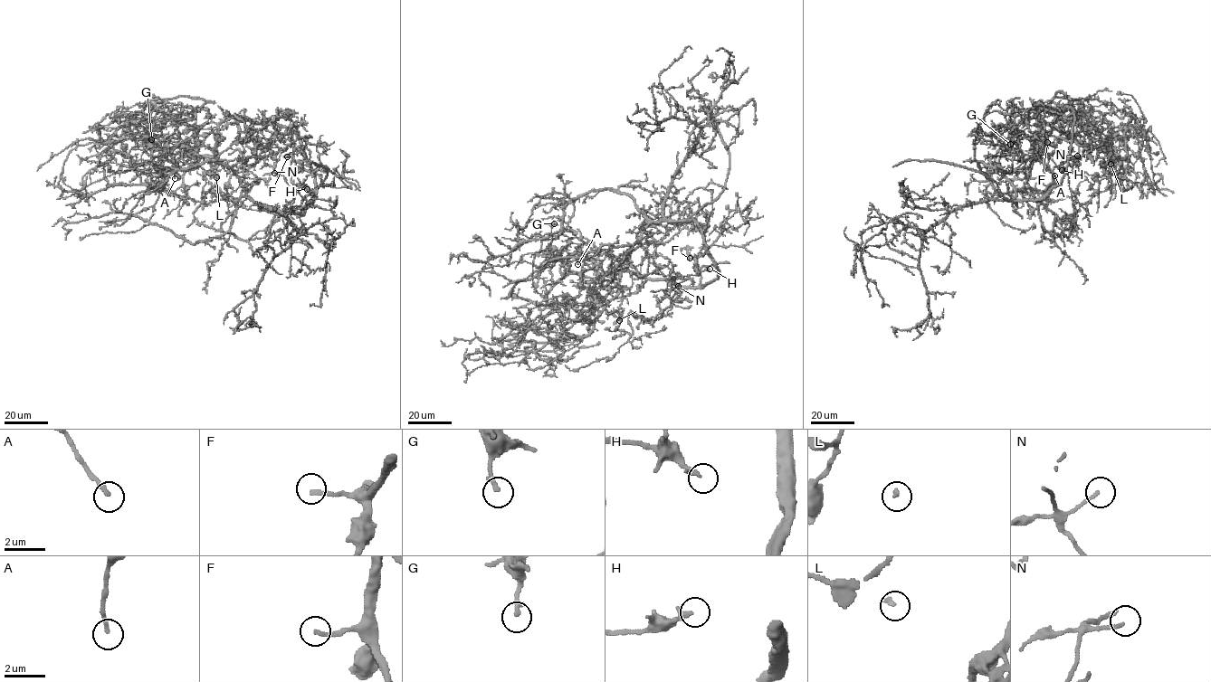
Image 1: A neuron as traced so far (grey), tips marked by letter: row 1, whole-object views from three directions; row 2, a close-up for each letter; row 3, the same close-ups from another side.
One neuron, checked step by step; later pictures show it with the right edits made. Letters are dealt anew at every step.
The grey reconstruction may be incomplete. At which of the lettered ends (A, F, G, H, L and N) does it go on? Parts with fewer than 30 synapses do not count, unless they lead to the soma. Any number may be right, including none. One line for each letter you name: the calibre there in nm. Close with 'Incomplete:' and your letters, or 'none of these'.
A: calibre 190 nm
F: calibre 200 nm
H: calibre 240 nm
Incomplete: A, F, H

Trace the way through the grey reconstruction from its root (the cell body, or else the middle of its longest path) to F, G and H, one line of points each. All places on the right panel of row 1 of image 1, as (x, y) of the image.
F: (1072, 112), (1063, 115), (1045, 112), (1043, 122), (1047, 142)
G: (1072, 112), (1060, 108), (1056, 118), (1076, 143), (1127, 156), (1131, 113), (1055, 96), (1010, 144)
H: (1072, 112), (1063, 115), (1046, 110), (1043, 118), (1045, 136), (1061, 156), (1062, 170)

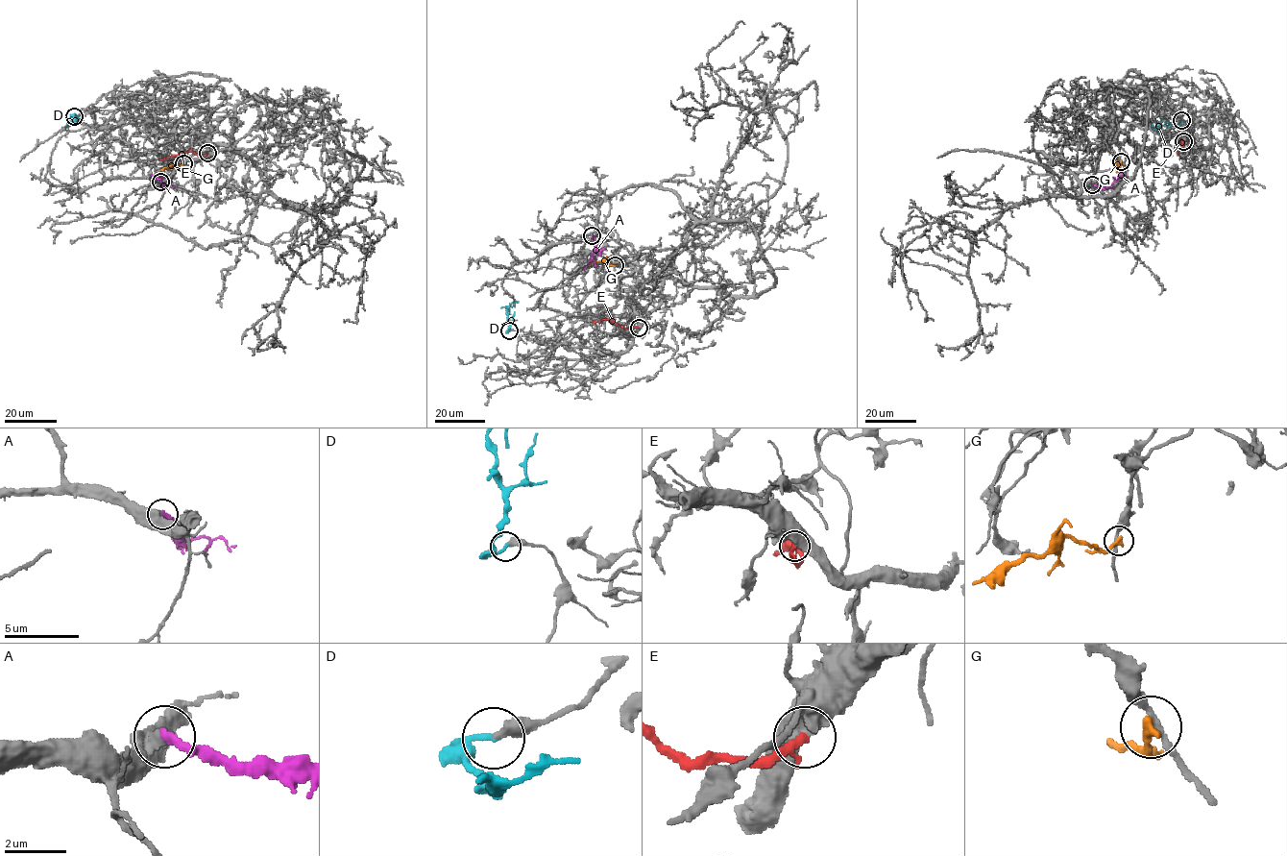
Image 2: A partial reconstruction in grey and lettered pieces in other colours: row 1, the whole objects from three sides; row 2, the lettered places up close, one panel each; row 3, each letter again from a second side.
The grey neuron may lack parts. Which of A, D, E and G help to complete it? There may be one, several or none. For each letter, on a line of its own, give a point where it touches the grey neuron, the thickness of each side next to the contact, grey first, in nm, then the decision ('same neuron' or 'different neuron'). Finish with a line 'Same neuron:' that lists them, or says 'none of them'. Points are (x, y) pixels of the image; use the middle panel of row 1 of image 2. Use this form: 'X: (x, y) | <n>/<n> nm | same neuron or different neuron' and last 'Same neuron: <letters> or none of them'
A: (592, 235) | 300/280 nm | same neuron
D: (509, 330) | 400/190 nm | different neuron
E: (639, 328) | 500/260 nm | different neuron
G: (615, 265) | 200/320 nm | different neuron
Same neuron: A

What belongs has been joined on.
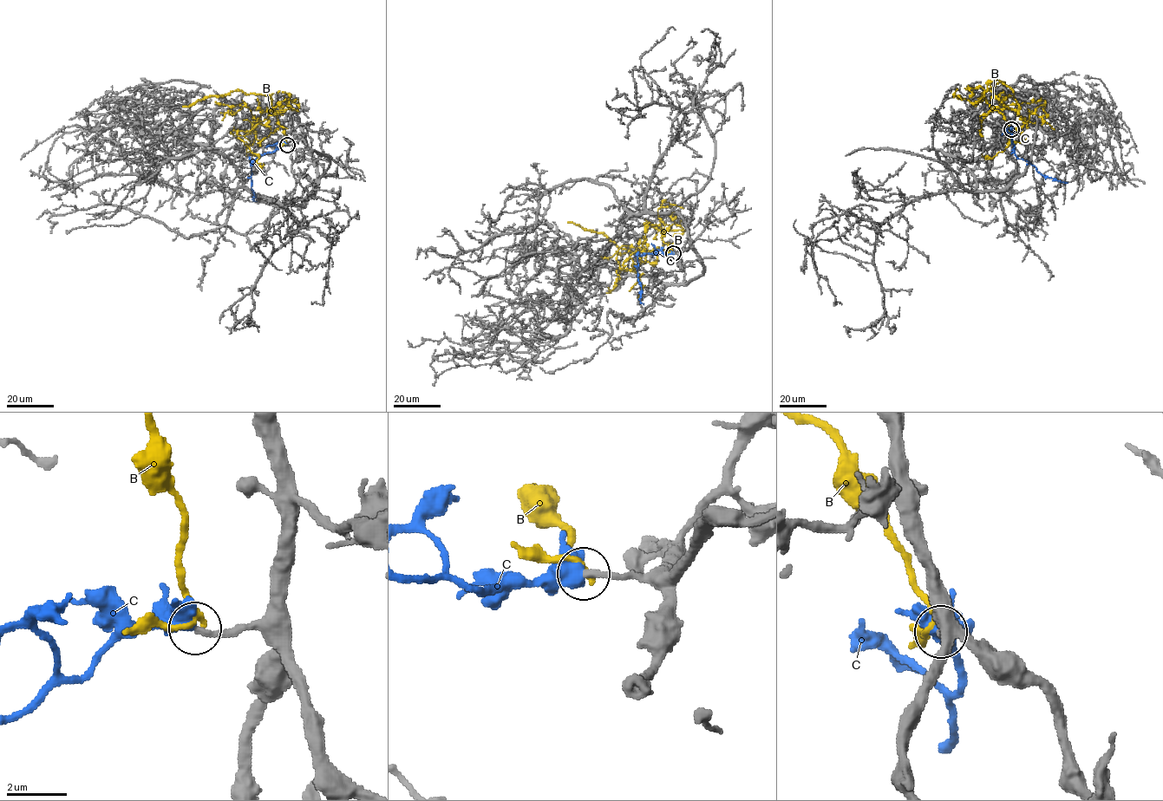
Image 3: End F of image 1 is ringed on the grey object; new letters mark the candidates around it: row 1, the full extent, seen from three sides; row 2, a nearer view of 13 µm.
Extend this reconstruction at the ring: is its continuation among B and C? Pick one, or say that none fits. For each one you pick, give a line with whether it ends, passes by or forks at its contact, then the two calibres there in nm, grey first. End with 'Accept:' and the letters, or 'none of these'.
C: it passes by | 190/460 nm
Accept: C

